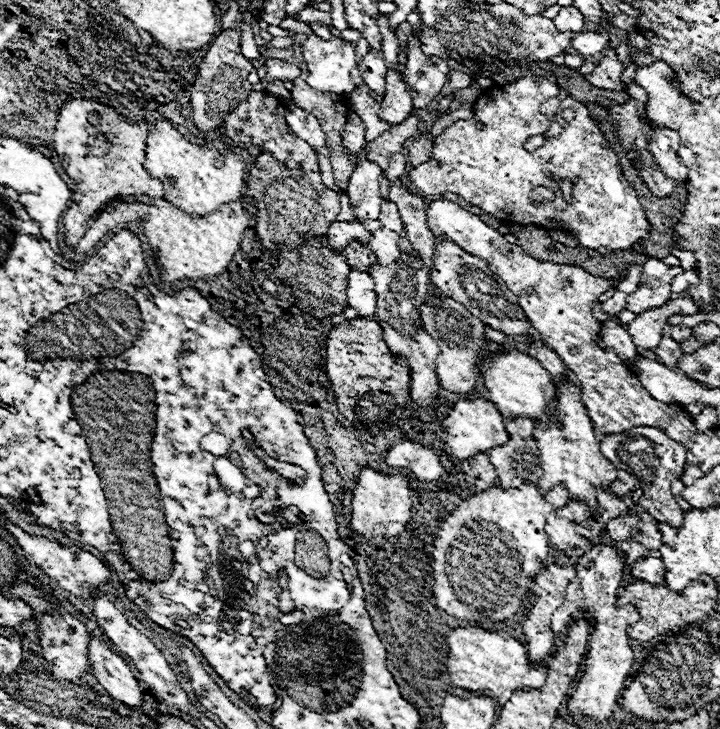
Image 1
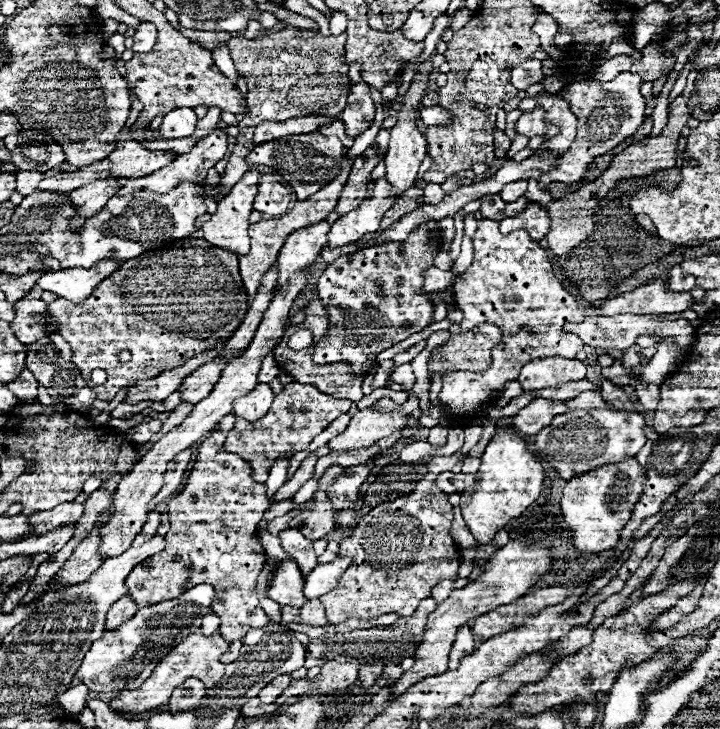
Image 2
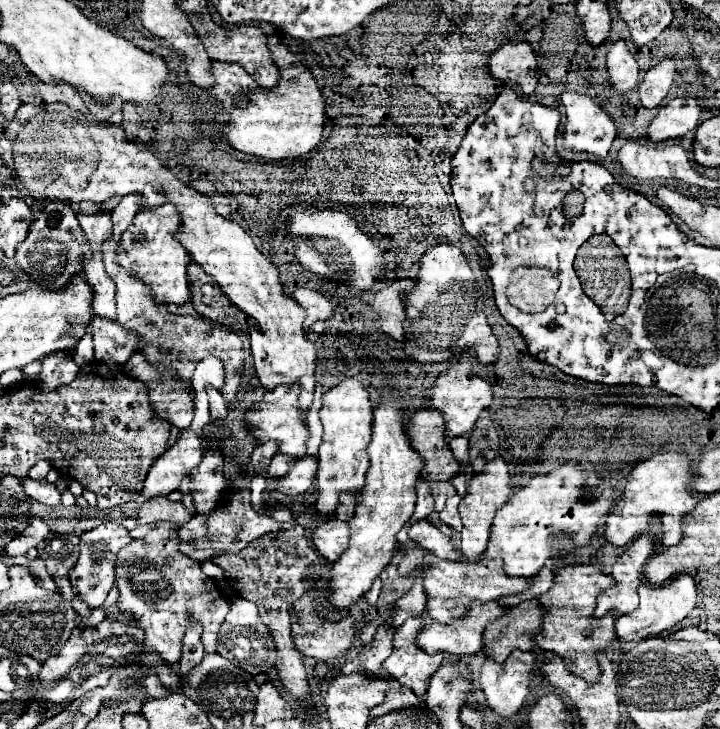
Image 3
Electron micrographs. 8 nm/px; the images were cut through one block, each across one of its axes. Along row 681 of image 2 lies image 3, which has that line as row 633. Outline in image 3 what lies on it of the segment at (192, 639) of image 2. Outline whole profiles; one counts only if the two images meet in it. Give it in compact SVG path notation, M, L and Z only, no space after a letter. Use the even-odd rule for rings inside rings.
M158 522L142 540L132 540L130 548L118 552L116 586L120 588L120 610L138 620L146 632L144 644L152 646L168 664L178 664L182 656L182 638L194 618L202 626L204 652L212 654L218 648L220 626L230 610L230 600L218 586L202 574L200 564L186 558L178 550L178 526Z

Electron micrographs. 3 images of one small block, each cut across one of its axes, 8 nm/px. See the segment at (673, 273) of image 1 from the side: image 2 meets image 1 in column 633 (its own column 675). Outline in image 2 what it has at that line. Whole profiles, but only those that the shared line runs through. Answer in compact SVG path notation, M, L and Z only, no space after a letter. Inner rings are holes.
M648 282L632 292L618 294L614 298L604 300L598 314L642 314L656 316L664 312L684 312L692 306L692 296L688 292L670 292L664 282Z

